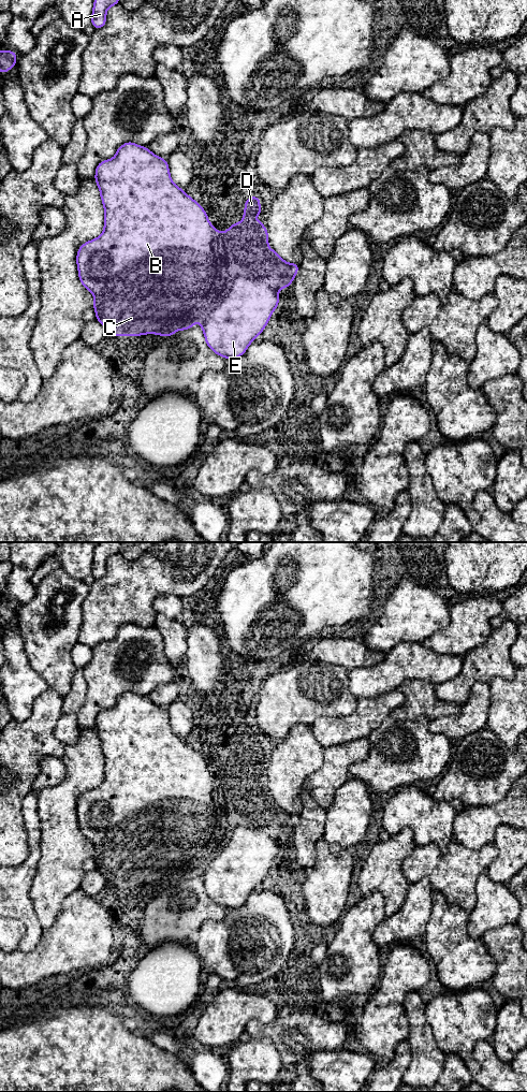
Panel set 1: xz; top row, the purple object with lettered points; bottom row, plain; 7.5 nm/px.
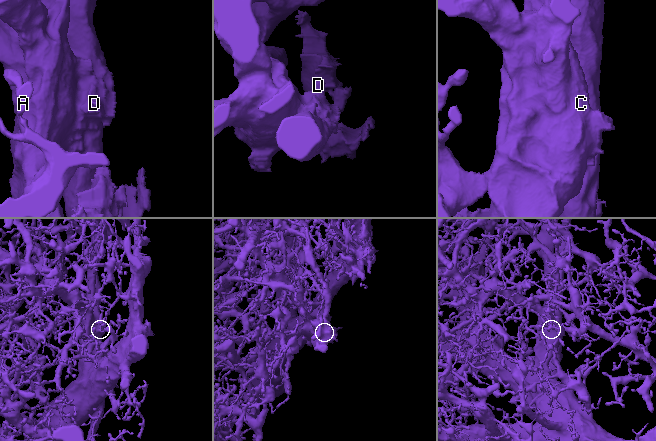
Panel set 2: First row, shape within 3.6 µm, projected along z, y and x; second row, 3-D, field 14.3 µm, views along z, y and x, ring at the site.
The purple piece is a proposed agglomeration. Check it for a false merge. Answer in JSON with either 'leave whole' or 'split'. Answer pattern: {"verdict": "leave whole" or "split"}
{"verdict": "split"}

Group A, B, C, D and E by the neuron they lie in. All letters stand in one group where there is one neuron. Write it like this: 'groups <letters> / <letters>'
groups A B C / D E

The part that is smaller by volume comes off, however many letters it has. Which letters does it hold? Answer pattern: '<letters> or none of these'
D, E

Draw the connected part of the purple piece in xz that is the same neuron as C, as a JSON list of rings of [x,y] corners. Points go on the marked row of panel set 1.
[[[133,142],[122,144],[112,159],[100,162],[96,168],[94,181],[100,189],[100,196],[104,206],[104,230],[100,236],[84,243],[77,250],[76,263],[78,277],[83,287],[93,294],[97,320],[103,324],[108,335],[119,336],[140,336],[145,334],[158,334],[160,336],[175,336],[176,330],[185,331],[191,329],[197,320],[203,330],[204,320],[208,318],[208,311],[219,301],[221,292],[221,268],[230,260],[228,247],[232,238],[232,233],[226,230],[222,233],[208,221],[207,213],[184,189],[177,187],[171,179],[169,163],[153,155],[147,147],[136,145]]]

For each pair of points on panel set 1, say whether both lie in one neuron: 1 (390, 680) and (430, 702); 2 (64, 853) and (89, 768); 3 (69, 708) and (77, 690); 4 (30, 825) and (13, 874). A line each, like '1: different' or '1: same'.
1: different
2: same
3: same
4: same

